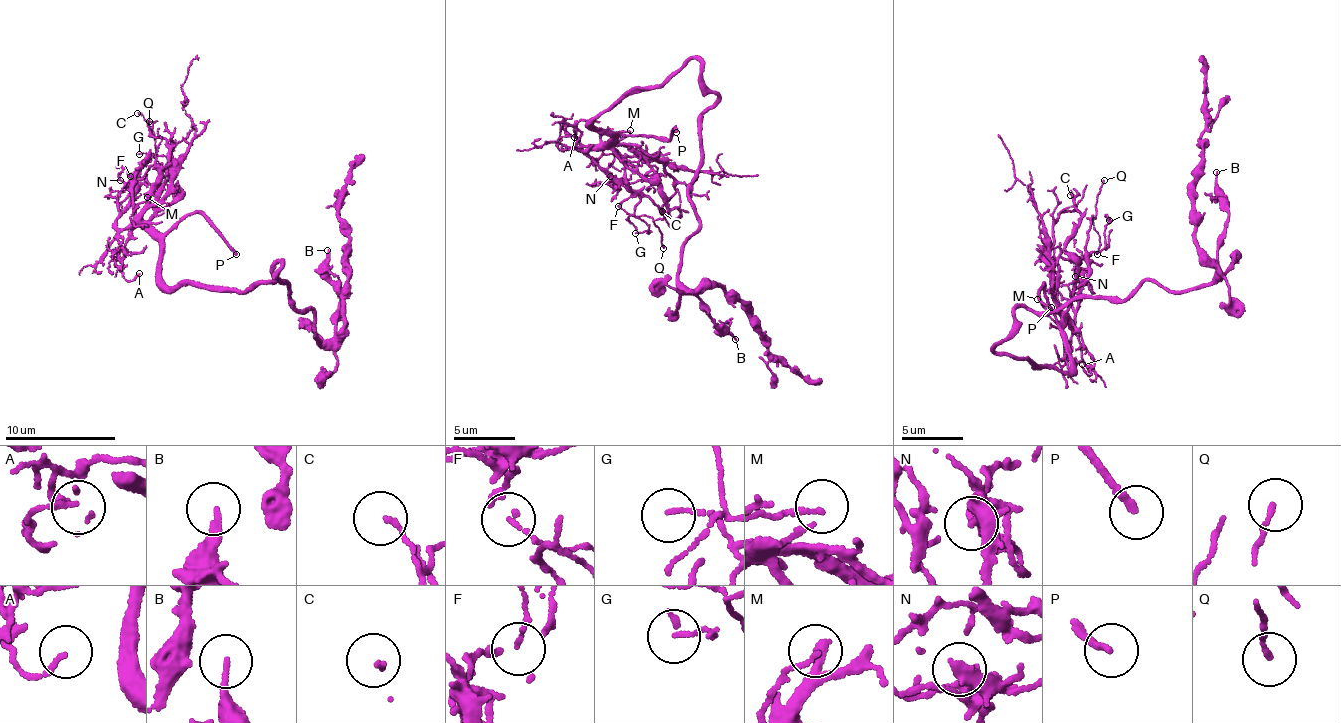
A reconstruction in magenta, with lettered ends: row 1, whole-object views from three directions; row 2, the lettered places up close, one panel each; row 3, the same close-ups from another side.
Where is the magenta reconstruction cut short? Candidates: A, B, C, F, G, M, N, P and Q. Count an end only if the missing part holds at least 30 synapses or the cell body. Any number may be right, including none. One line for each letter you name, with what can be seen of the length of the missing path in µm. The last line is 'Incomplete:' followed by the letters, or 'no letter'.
P: Missing length about 50 µm
Incomplete: P

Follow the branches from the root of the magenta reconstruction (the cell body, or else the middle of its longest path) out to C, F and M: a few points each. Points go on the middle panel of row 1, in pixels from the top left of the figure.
C: (716, 93), (700, 65), (685, 59), (663, 83), (633, 88), (592, 124), (677, 181), (662, 211)
F: (716, 93), (691, 57), (599, 111), (592, 124), (616, 143), (628, 184), (663, 214), (618, 206)
M: (716, 93), (700, 65), (685, 59), (663, 83), (633, 88), (592, 124), (611, 144), (601, 136), (630, 130)

